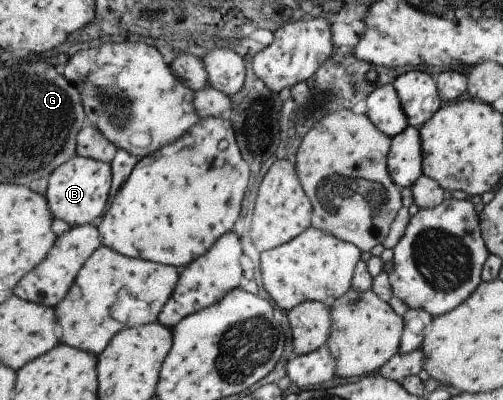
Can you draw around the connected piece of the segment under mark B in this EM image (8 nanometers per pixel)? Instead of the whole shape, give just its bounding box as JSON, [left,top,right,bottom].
[46,155,113,227]

